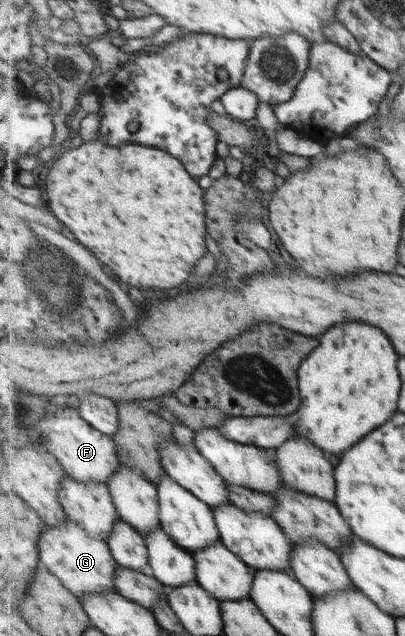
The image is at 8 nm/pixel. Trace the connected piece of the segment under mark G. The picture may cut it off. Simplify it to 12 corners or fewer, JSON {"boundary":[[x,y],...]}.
{"boundary":[[49,526],[41,561],[78,598],[117,591],[105,540]]}

